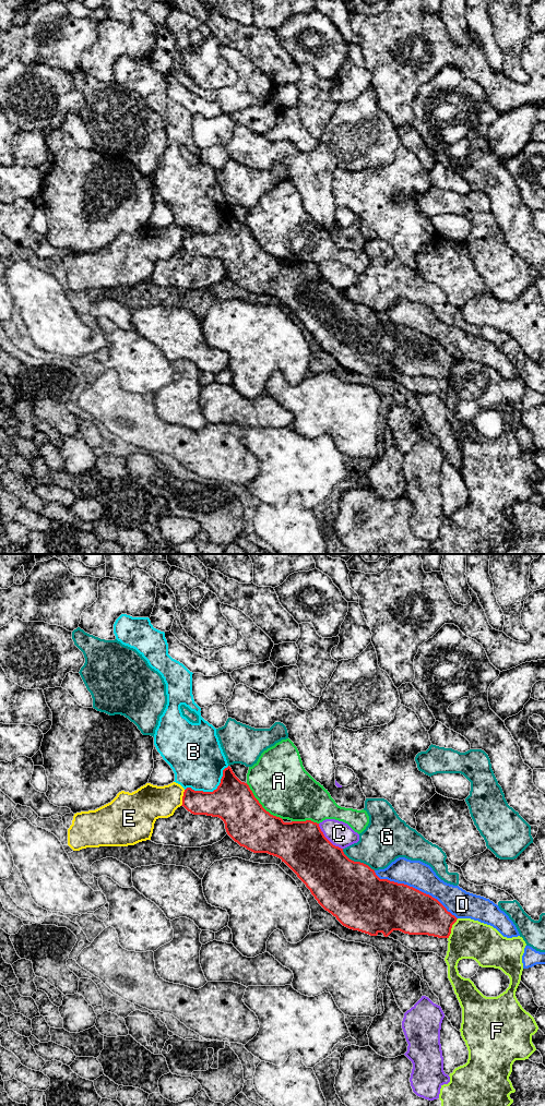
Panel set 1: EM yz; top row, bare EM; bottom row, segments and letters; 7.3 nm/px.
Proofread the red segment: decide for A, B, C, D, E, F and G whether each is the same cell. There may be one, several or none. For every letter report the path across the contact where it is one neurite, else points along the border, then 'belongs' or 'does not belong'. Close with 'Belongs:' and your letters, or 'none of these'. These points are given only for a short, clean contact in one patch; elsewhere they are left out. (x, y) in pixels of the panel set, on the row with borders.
A: does not belong
B: does not belong
C: along yz (318, 824), (322, 833), (333, 844), (342, 849) | does not belong
D: does not belong
E: along yz (185, 790), (180, 805) | does not belong
F: does not belong
G: does not belong
Belongs: none of these

